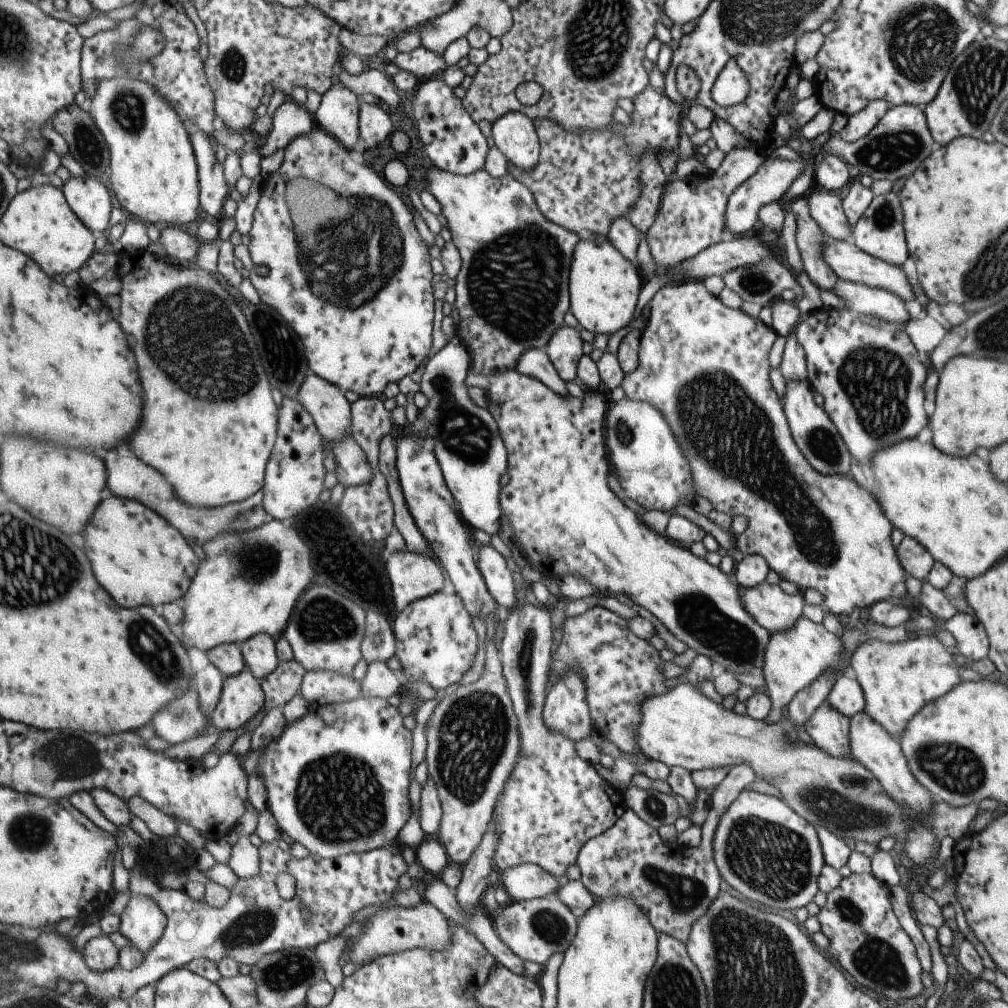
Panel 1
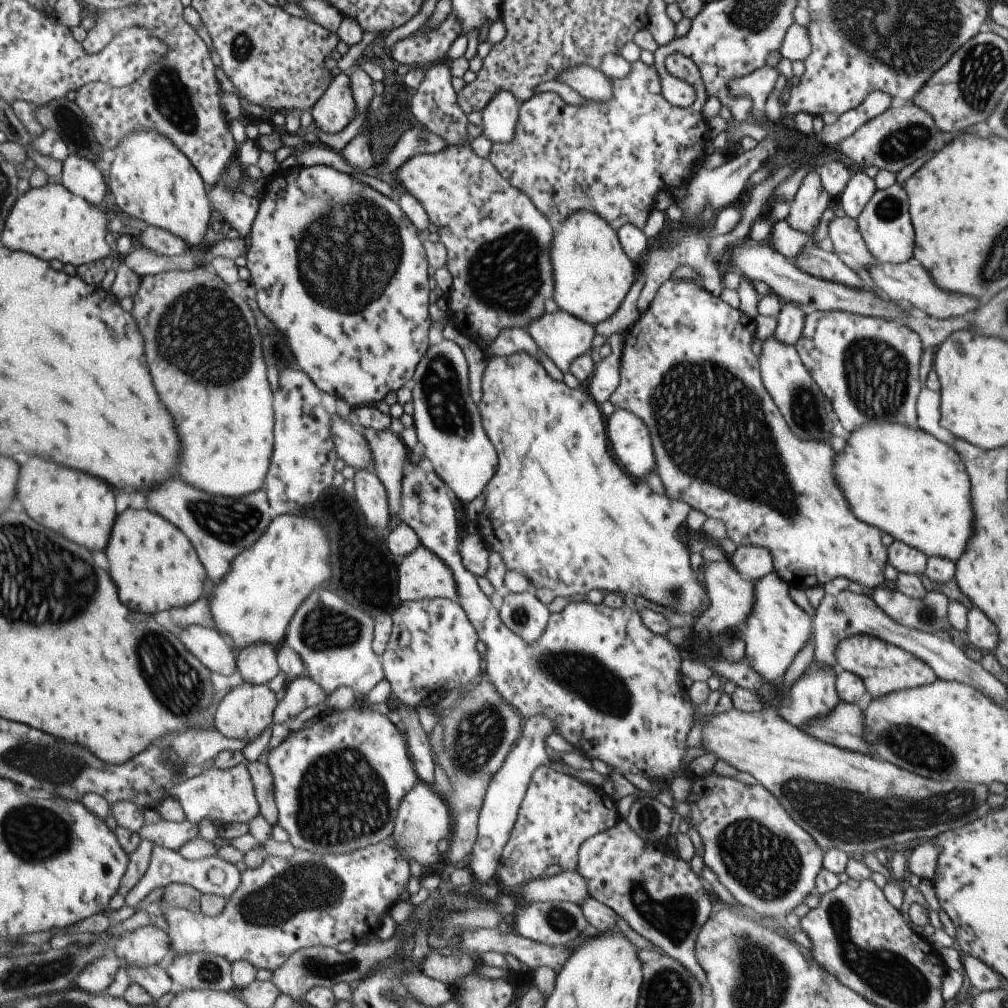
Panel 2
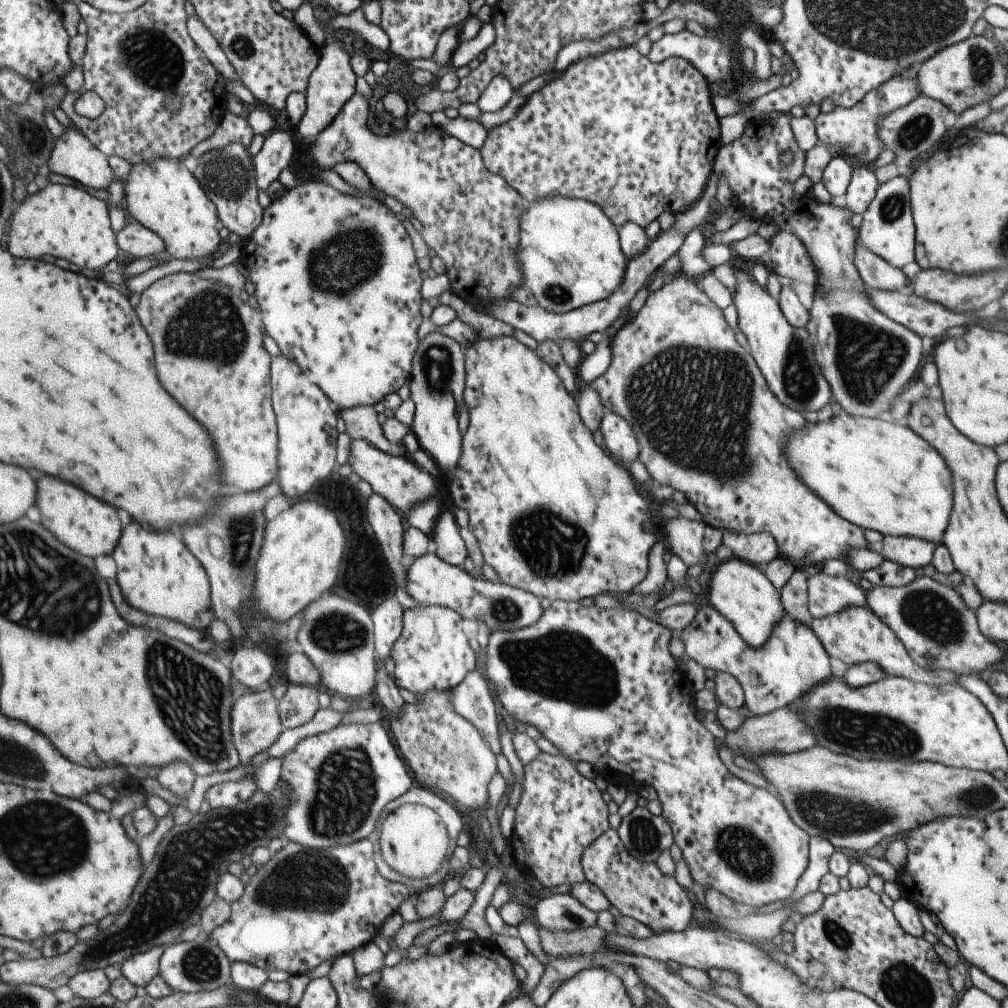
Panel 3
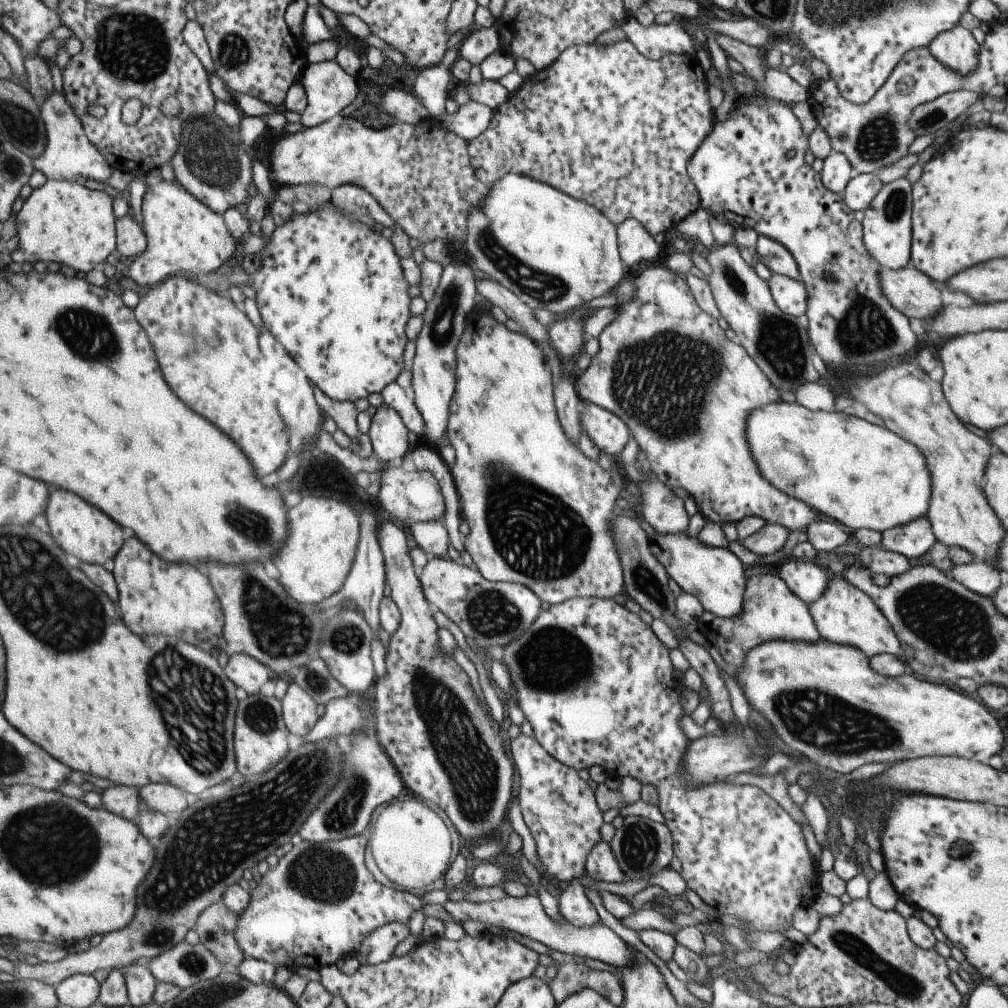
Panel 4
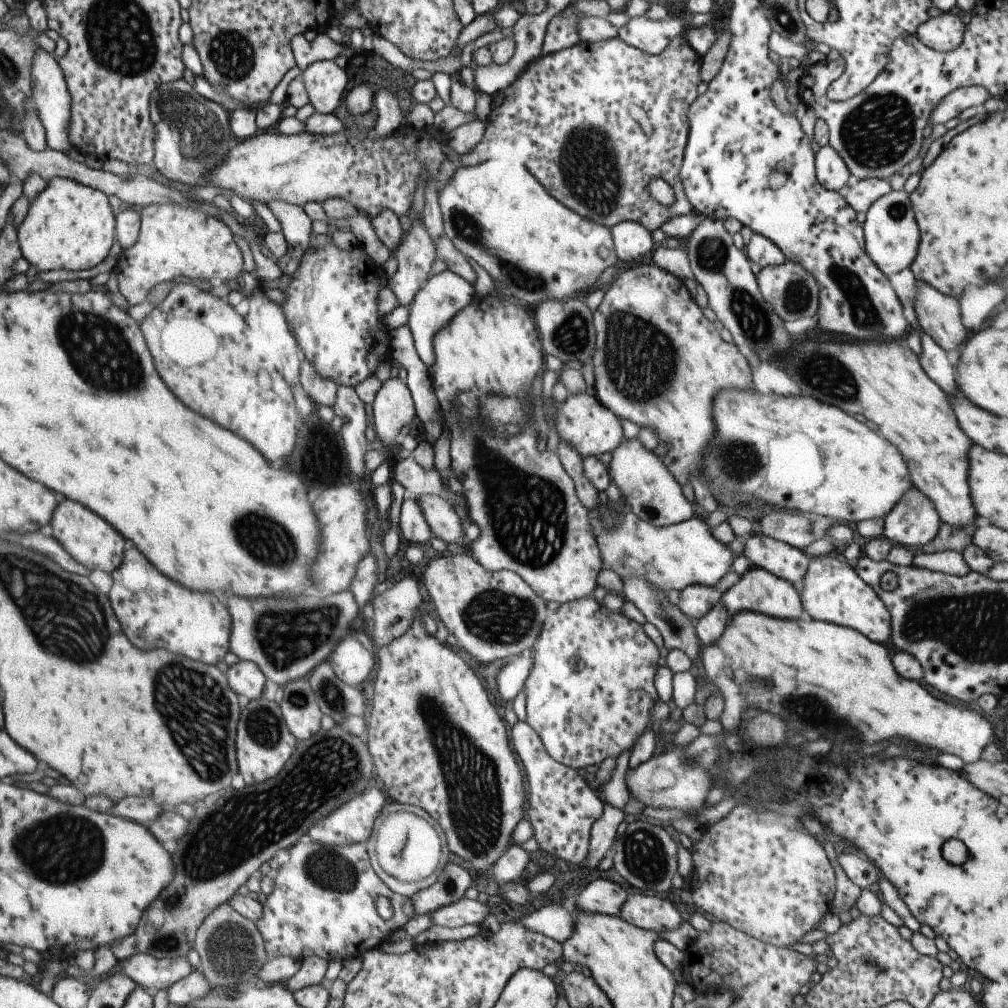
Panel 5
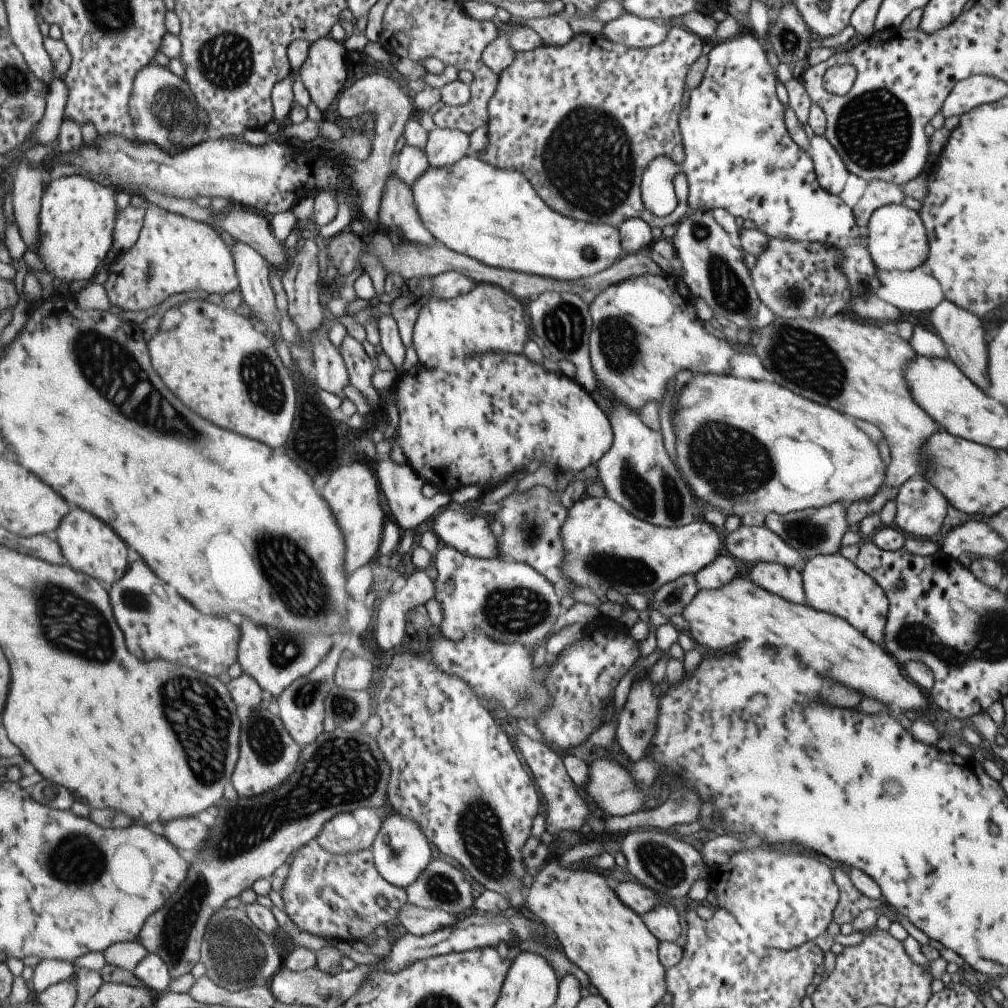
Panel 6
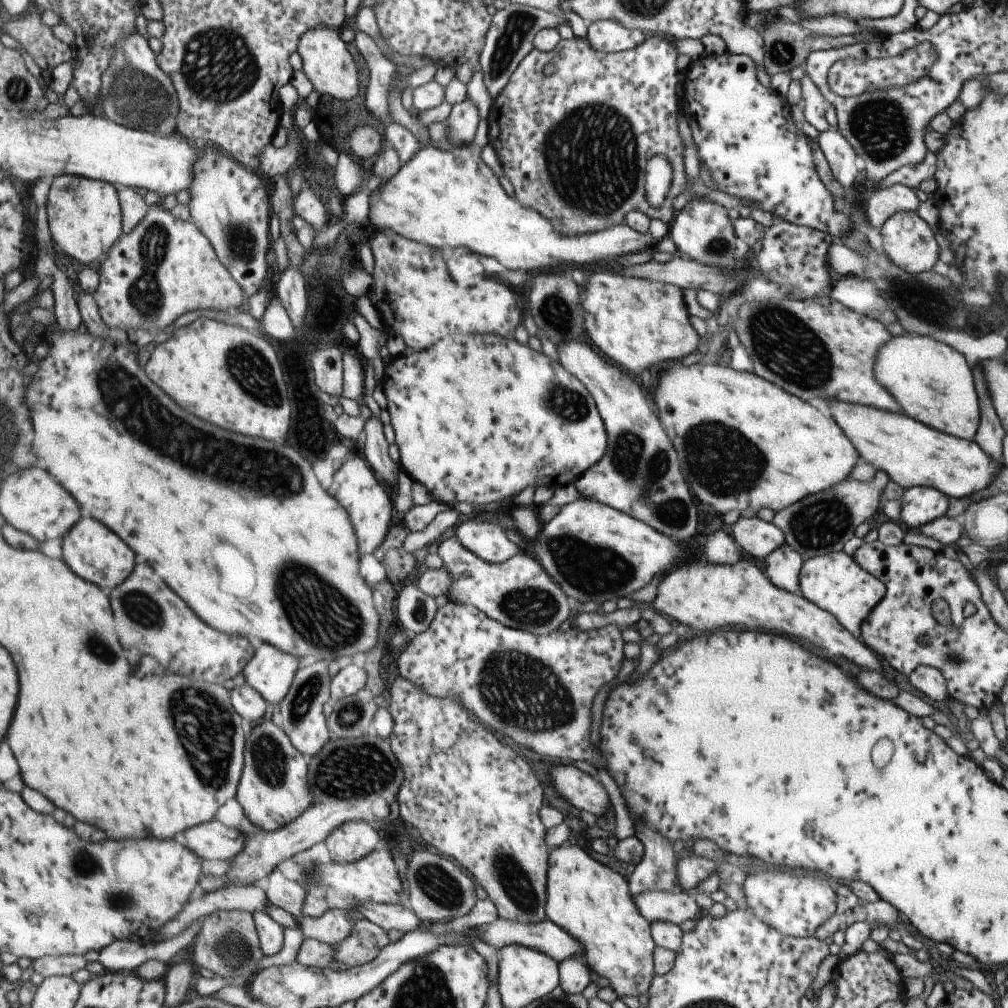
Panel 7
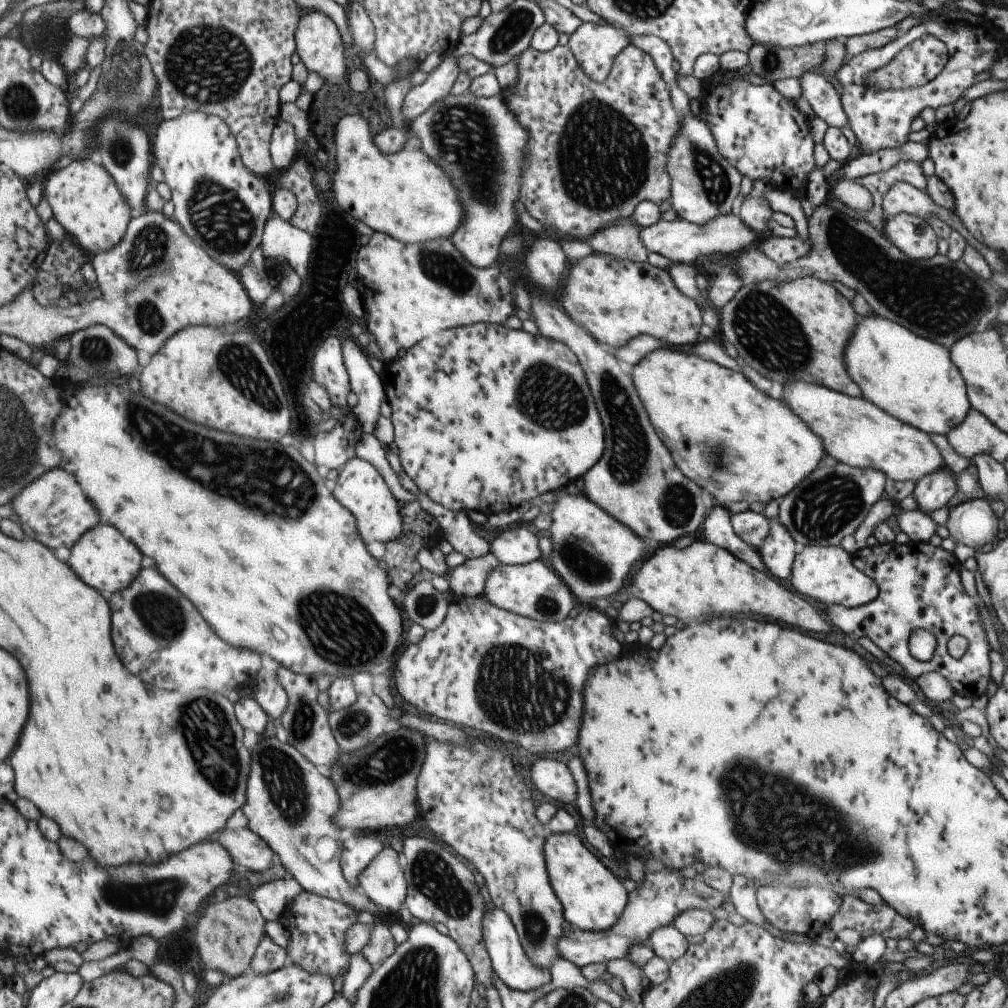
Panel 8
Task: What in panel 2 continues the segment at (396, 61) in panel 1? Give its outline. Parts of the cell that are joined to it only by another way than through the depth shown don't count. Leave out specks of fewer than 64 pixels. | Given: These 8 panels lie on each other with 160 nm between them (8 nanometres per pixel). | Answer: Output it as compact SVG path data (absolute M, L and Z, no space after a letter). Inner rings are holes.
M451 10L439 24L432 27L422 25L422 27L412 33L412 35L397 40L390 48L390 54L393 60L396 60L398 64L417 64L415 67L425 69L430 64L445 61L449 46L451 46L451 43L461 30L462 26Z

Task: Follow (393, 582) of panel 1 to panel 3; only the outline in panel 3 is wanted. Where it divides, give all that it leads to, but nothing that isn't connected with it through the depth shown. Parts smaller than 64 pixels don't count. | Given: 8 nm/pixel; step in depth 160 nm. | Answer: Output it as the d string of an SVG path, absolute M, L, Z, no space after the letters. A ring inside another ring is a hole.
M425 553L411 562L406 570L405 588L413 600L454 610L462 619L481 620L493 631L516 631L529 626L541 616L539 598L501 581L489 581L467 573L461 566L443 562L435 553Z

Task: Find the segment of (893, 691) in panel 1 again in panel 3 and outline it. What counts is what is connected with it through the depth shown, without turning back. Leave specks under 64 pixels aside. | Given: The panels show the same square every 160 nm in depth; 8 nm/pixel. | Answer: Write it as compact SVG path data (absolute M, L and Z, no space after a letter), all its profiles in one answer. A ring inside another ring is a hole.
M848 606L833 614L812 618L808 624L817 640L822 644L829 656L841 660L843 664L851 666L854 663L871 662L877 663L884 672L884 676L898 676L918 683L940 685L945 683L956 683L956 673L943 669L933 669L915 662L901 644L901 641L879 620L869 607Z

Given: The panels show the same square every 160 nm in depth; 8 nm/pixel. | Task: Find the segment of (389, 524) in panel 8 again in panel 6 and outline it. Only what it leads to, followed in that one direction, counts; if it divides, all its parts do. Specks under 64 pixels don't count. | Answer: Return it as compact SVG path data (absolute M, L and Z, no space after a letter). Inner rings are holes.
M360 461L347 462L334 468L321 492L328 504L344 538L344 568L346 578L356 568L368 564L375 558L380 546L382 526L387 517L386 507L378 488L378 482L365 464Z

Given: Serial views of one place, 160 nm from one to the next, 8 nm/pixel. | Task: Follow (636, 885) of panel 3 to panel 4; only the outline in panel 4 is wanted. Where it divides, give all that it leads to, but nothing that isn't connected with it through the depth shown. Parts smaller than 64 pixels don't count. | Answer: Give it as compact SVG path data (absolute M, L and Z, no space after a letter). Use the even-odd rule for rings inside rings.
M599 841L587 853L583 872L595 881L620 882L626 880L618 867L610 846L603 841Z

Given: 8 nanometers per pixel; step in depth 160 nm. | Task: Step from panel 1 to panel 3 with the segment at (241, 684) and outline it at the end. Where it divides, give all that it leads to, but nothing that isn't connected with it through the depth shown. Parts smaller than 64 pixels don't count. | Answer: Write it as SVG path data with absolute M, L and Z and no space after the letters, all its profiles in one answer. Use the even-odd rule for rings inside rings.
M260 689L253 694L245 694L234 700L234 710L232 712L232 732L234 733L235 748L238 750L241 766L247 766L249 758L253 758L259 752L265 752L279 736L281 726L277 720L277 710L275 710L275 700L269 694L269 690Z

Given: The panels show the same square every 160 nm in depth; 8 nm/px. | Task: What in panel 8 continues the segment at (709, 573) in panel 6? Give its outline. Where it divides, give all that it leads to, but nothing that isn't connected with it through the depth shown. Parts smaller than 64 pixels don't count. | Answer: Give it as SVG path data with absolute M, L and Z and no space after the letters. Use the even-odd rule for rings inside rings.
M713 503L709 514L703 520L703 539L710 544L723 548L734 558L747 564L758 572L765 572L759 553L742 542L734 533L730 524L731 514L727 509Z

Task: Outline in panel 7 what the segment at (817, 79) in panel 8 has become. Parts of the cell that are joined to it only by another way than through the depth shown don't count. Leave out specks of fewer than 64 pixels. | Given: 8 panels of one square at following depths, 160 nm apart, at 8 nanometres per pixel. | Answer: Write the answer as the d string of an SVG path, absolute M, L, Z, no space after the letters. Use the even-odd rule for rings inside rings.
M806 74L799 82L801 94L801 109L803 118L815 130L826 131L831 128L825 119L825 99L821 91L811 82L811 79Z

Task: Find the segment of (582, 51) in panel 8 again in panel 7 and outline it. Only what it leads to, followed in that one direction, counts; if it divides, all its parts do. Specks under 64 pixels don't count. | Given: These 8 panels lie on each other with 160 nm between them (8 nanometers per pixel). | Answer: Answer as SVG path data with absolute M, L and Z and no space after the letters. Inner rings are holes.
M601 19L586 24L586 36L583 38L594 51L616 53L643 42L647 36L639 29L625 28L611 19Z

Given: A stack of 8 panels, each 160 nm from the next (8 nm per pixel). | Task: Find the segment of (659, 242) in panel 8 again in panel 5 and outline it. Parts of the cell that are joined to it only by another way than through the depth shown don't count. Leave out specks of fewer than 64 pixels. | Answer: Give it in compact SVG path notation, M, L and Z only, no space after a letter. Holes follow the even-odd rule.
M503 160L502 162L487 161L473 166L463 166L459 164L458 170L450 179L438 190L437 202L441 212L441 220L444 235L453 243L453 246L469 260L473 260L487 272L495 283L504 286L505 294L510 295L523 304L537 306L542 300L563 300L563 298L573 298L575 296L585 296L586 288L590 287L602 272L607 270L617 261L614 251L610 229L606 226L587 220L585 217L565 208L558 200L555 200L540 184L539 181L525 168L518 160Z

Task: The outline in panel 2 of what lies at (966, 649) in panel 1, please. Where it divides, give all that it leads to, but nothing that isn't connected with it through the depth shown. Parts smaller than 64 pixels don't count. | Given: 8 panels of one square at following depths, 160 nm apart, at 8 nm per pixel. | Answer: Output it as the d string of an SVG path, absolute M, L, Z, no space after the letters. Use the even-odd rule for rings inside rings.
M973 605L966 612L966 627L959 636L975 650L994 650L998 641L998 630L985 614Z

